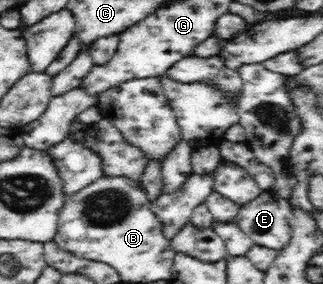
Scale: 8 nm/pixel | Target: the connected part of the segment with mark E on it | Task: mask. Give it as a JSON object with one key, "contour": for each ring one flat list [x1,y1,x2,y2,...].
{"contour":[[263,192,240,206,234,223,255,244,280,250,292,236,292,209,285,199,272,192]]}

